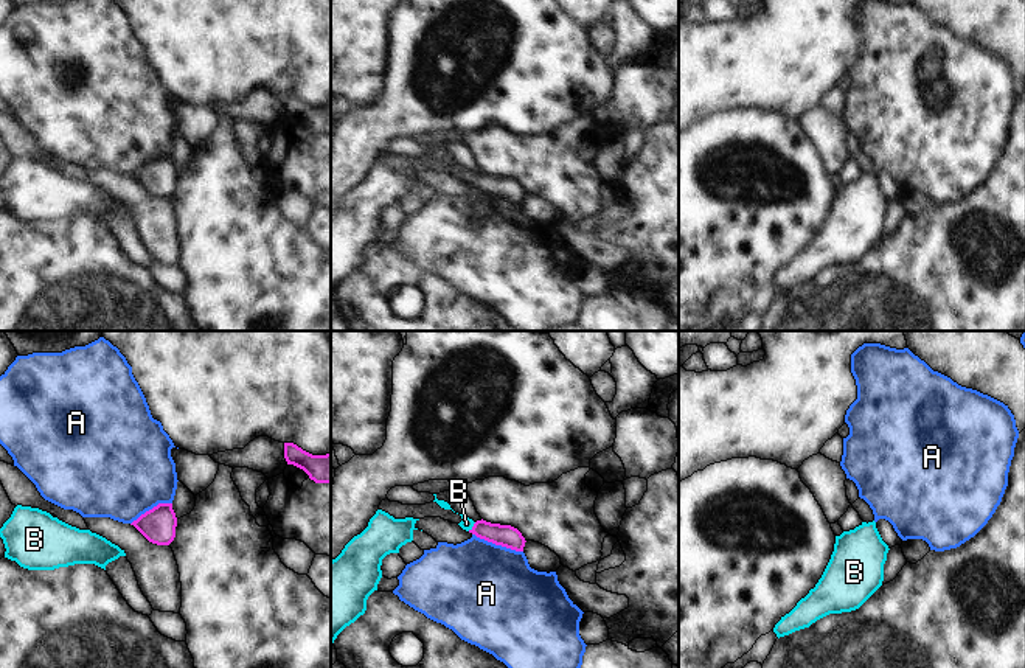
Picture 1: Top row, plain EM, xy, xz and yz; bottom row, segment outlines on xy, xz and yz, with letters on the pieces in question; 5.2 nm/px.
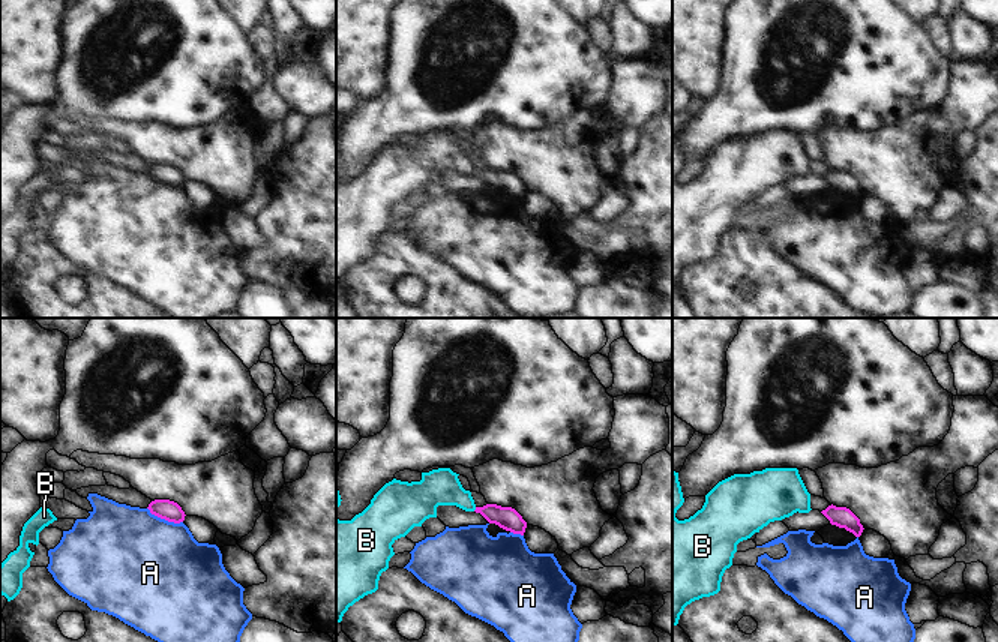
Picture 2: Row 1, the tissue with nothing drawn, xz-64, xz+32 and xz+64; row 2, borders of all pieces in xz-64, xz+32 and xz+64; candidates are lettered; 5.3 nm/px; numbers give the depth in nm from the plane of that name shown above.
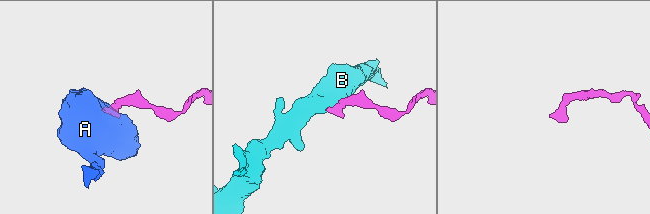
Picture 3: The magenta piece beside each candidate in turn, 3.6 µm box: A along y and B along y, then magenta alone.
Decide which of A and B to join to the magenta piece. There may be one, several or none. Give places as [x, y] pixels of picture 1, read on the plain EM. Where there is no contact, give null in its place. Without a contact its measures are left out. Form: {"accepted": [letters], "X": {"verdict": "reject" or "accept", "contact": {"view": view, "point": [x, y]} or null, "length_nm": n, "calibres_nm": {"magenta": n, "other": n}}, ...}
{"accepted": ["B"], "A": {"verdict": "reject", "contact": {"view": "xz", "point": [497, 196]}, "length_nm": 280, "calibres_nm": {"magenta": 120, "other": 500}}, "B": {"verdict": "accept", "contact": {"view": "xz", "point": [472, 179]}, "length_nm": 60, "calibres_nm": {"magenta": 120, "other": 70}}}

